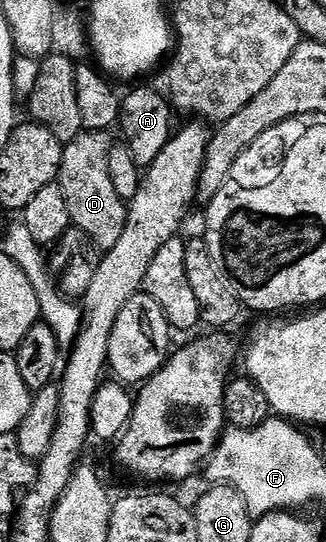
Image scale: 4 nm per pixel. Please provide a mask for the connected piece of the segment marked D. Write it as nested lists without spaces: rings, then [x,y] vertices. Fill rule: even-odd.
[[[83,131],[78,138],[65,144],[58,177],[62,194],[66,194],[66,206],[70,206],[73,225],[82,229],[100,250],[117,245],[118,238],[122,238],[122,230],[126,230],[128,217],[128,204],[118,198],[114,182],[110,182],[110,150],[114,143],[110,137],[108,132]]]

